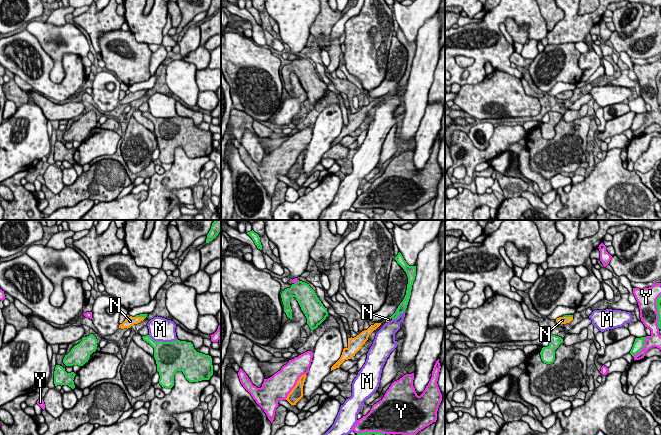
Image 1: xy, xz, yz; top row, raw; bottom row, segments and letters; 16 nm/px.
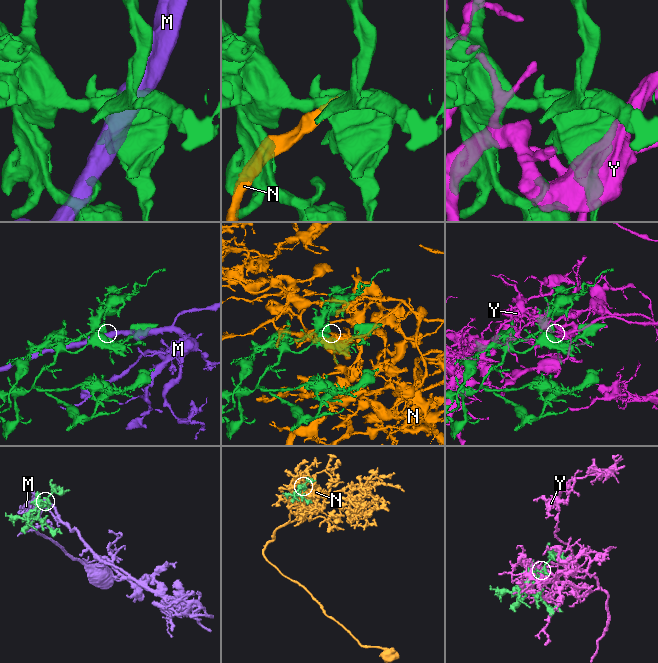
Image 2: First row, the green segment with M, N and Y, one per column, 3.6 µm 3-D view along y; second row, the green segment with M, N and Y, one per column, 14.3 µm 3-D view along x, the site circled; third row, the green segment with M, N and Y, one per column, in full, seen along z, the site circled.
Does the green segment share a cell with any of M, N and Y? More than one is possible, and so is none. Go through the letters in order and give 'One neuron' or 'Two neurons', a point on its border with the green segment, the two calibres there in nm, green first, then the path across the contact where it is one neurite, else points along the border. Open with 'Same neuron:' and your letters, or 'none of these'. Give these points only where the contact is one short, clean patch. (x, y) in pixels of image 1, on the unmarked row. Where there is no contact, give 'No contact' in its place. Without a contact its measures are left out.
Same neuron: N
M: Two neurons. Touches green at xy (163, 118). Thickness 460 nm (green) against 380 nm
N: One neuron. Touches green at xy (140, 92). Thickness 60 nm (green) against 140 nm
Y: Two neurons. Touches green at yz (643, 123). Thickness 170 nm (green) against 200 nm

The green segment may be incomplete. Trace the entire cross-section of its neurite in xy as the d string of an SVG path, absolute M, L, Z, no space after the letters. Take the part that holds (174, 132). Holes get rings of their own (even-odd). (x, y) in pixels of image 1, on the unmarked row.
M149 111L142 113L154 124L154 134L159 148L159 160L165 164L174 162L174 151L182 147L189 158L209 156L213 151L212 134L197 128L191 118L154 117Z

